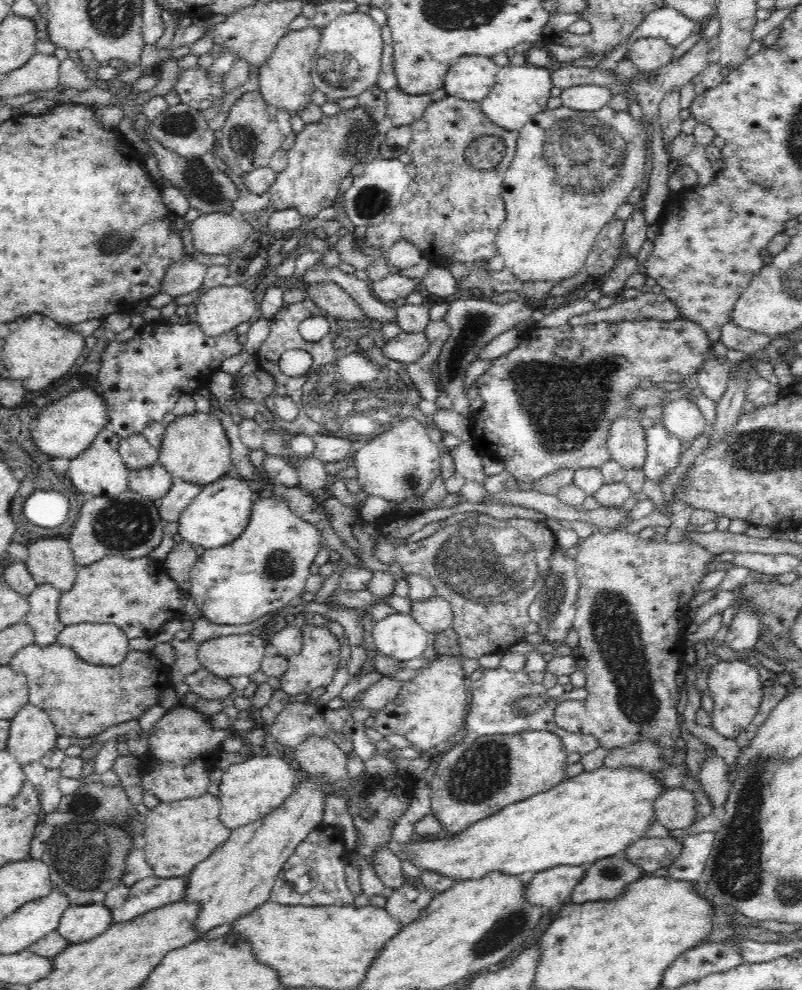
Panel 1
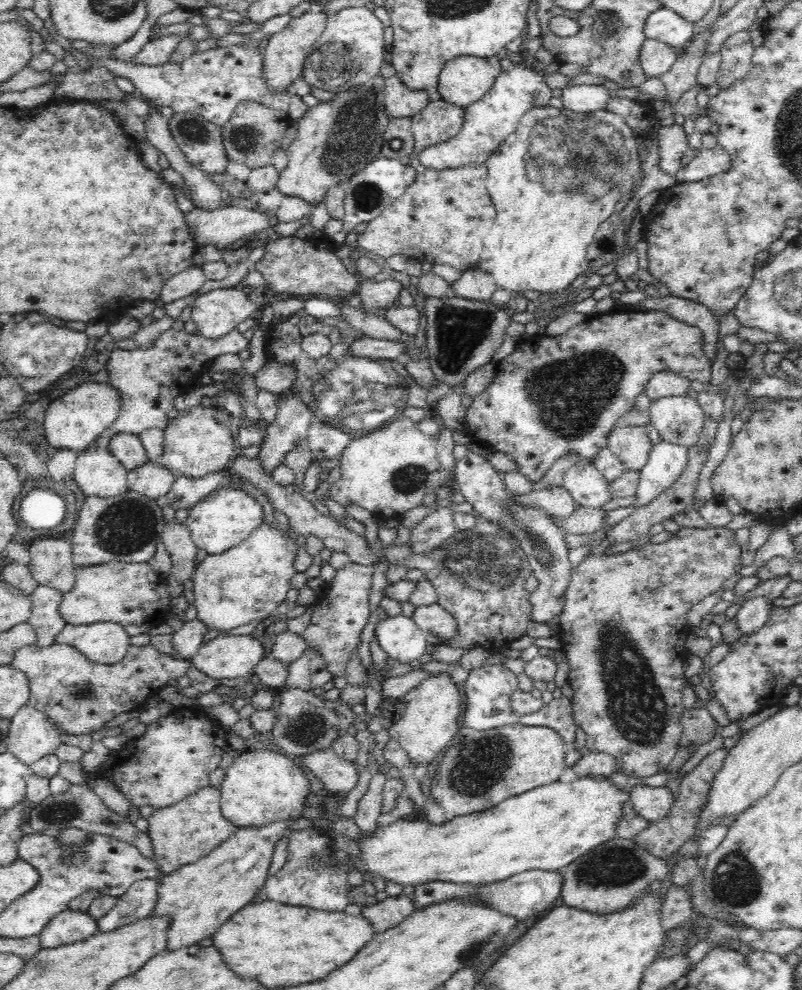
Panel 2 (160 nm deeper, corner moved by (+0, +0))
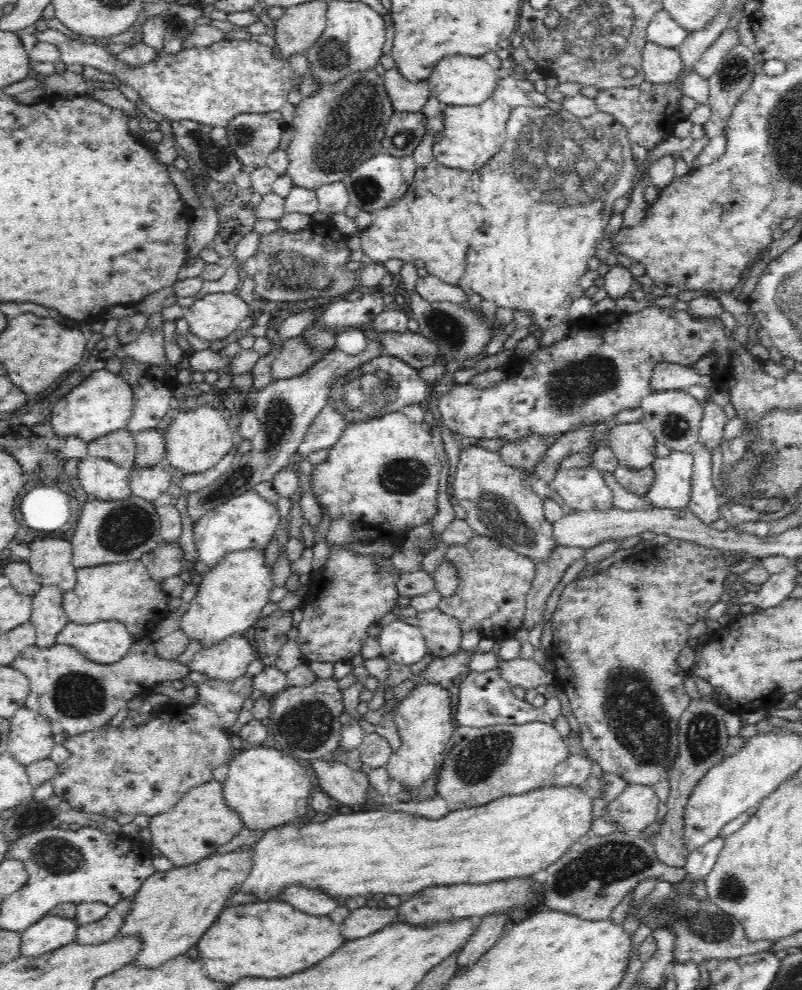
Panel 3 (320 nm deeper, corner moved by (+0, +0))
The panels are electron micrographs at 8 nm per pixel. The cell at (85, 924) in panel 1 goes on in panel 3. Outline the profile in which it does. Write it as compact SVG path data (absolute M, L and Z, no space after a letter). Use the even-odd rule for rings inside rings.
M48 914L34 926L21 932L21 956L40 956L74 943L78 936L78 928L80 925L74 916L64 918Z

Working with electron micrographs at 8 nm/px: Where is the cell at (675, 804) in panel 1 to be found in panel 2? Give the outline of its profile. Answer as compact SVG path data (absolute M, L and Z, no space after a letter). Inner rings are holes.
M637 785L630 790L630 804L639 818L654 822L670 814L676 799L664 785L662 787Z

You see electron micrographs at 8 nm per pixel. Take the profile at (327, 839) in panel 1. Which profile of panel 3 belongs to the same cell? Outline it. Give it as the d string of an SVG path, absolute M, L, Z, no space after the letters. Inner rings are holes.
M298 886L288 888L282 894L282 900L292 904L294 908L298 908L304 914L310 914L310 916L326 916L338 908L338 902L332 900L330 896L320 894L320 892L312 892L306 888L298 888Z

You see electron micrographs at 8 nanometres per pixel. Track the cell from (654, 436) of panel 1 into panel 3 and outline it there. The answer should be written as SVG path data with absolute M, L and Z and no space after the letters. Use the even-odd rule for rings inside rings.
M672 451L666 458L657 458L652 464L654 482L646 492L646 500L654 507L684 510L692 496L692 451Z

